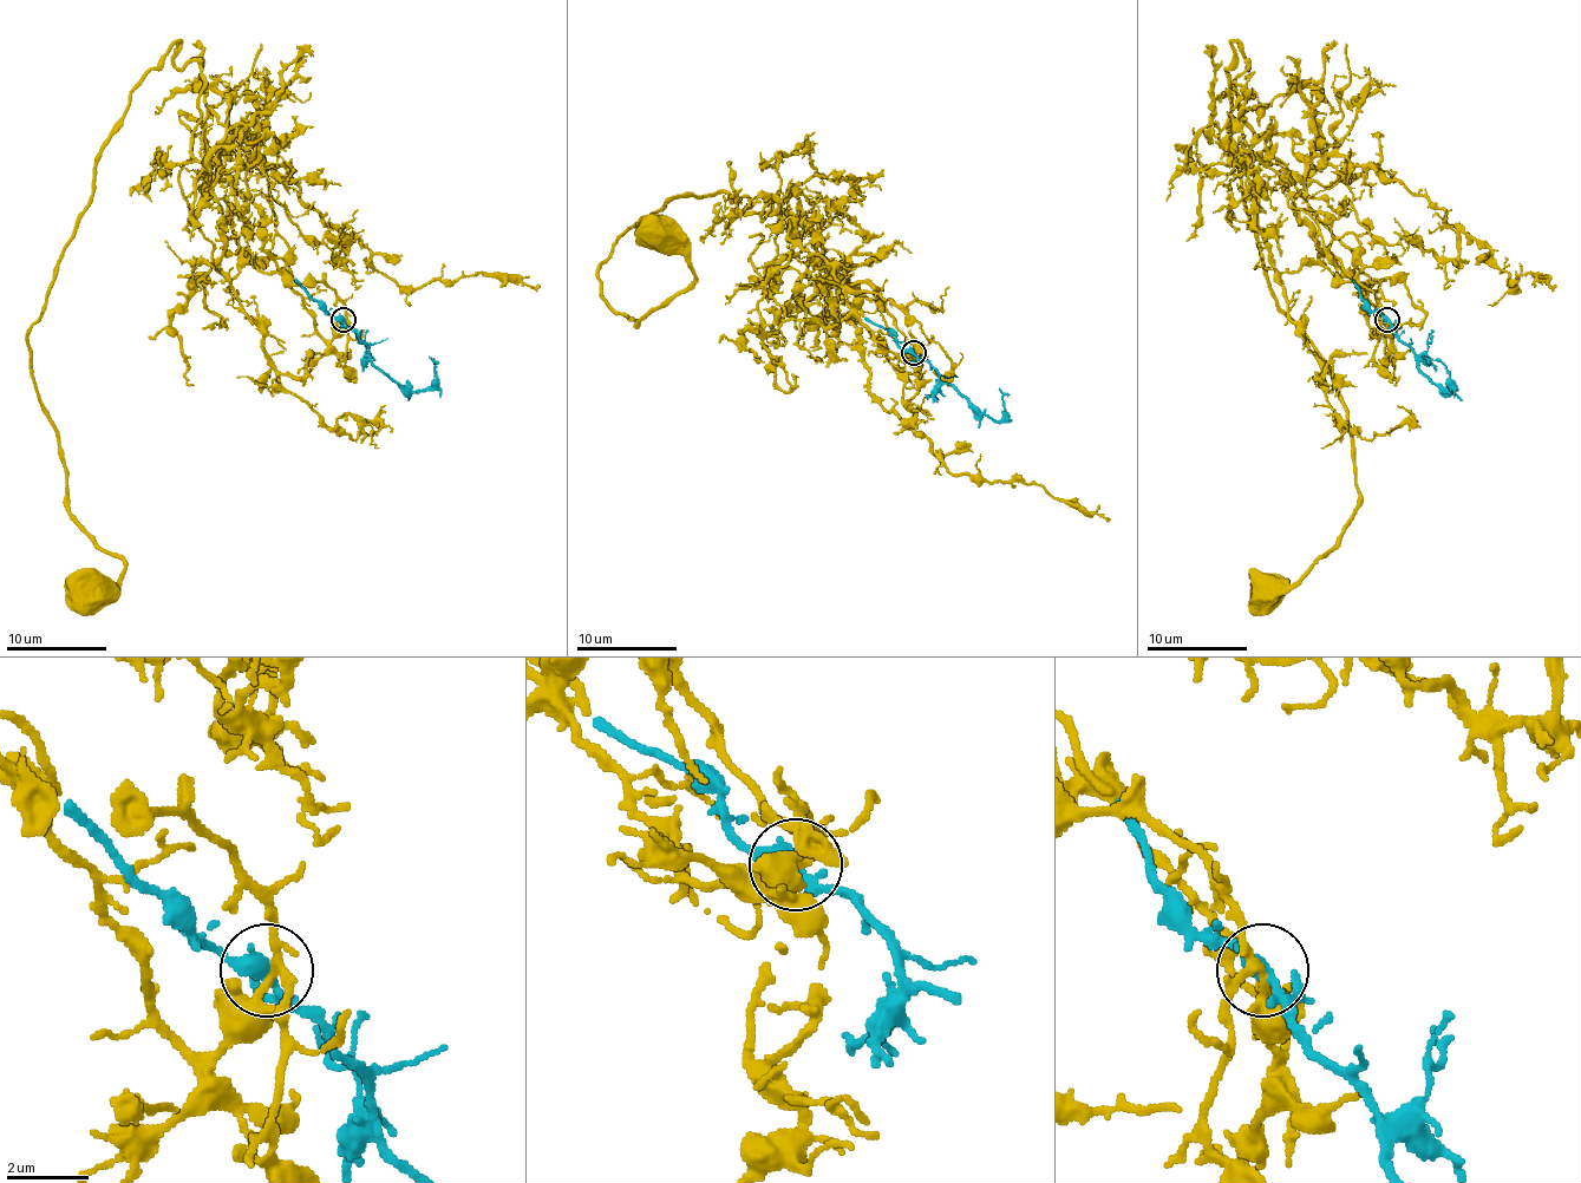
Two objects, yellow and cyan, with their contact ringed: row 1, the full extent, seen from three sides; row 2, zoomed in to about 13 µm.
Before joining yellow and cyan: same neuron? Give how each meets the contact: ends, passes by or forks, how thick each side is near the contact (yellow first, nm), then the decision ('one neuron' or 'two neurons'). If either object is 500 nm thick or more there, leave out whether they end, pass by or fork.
yellow forks | cyan forks | 220/280 nm | one neuron

